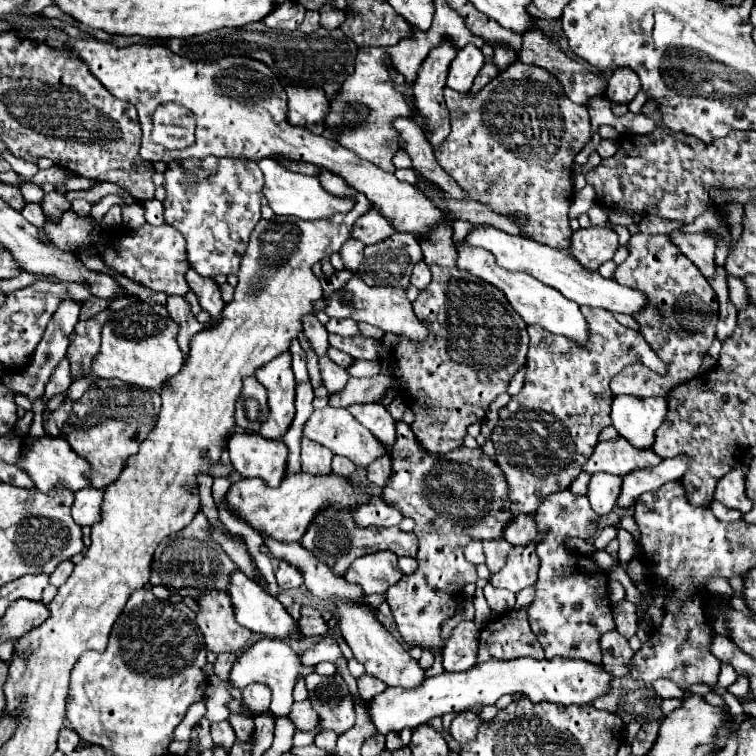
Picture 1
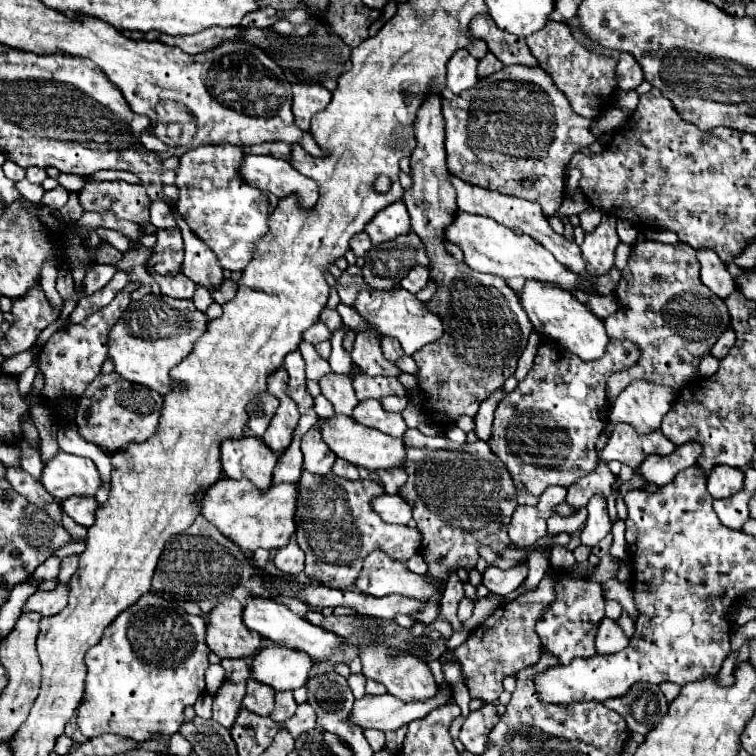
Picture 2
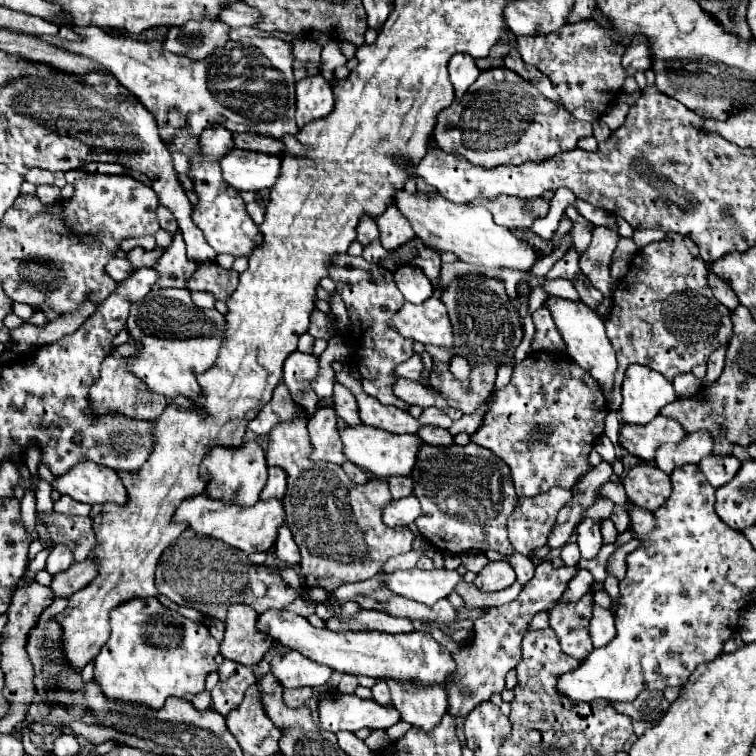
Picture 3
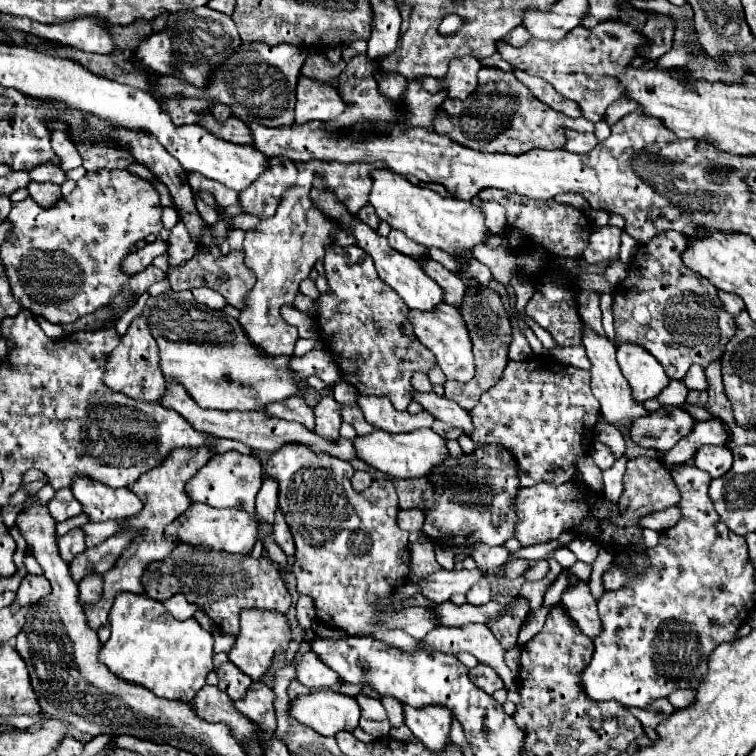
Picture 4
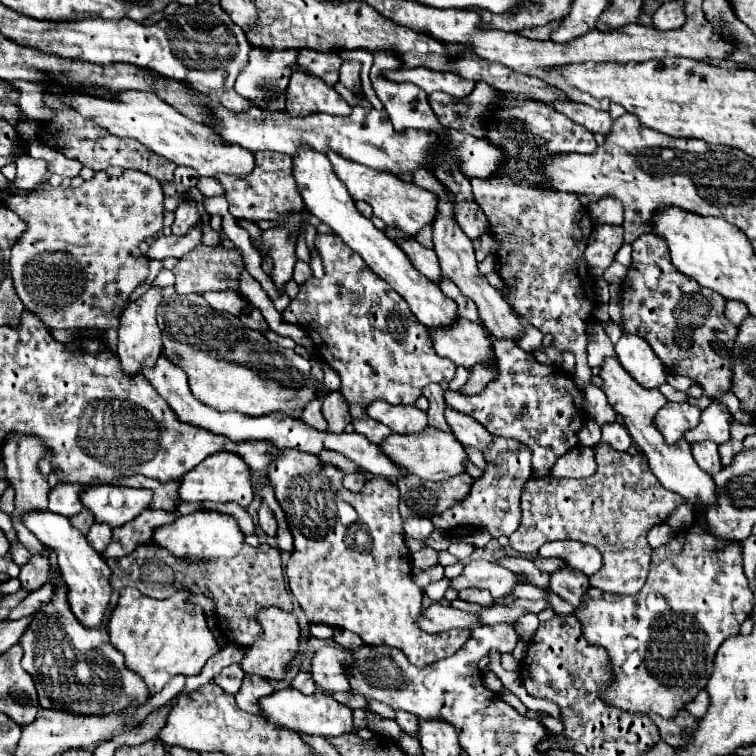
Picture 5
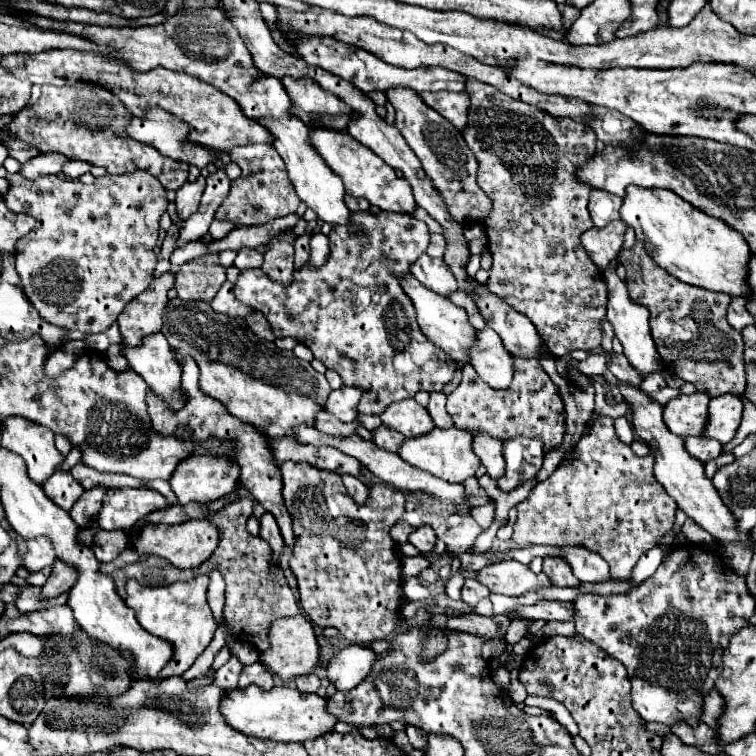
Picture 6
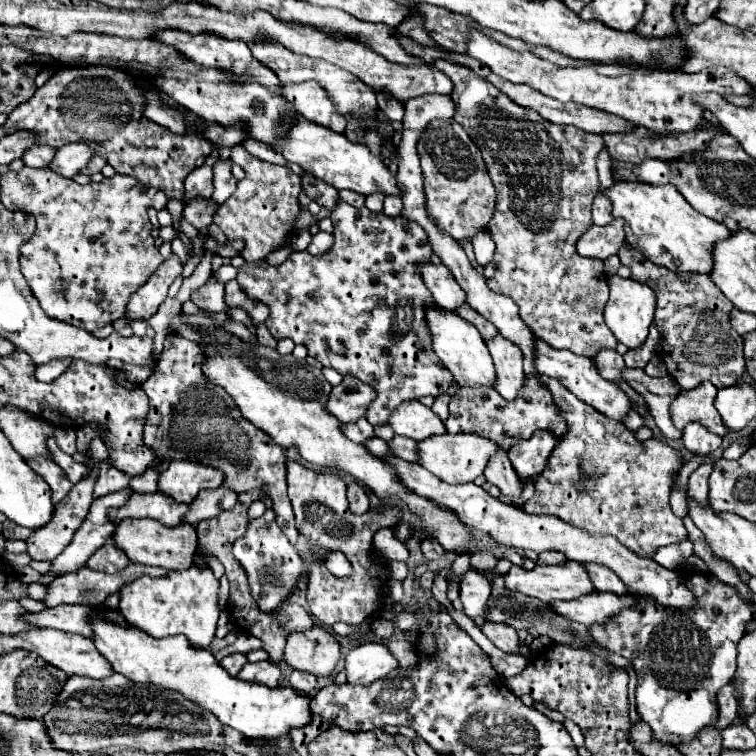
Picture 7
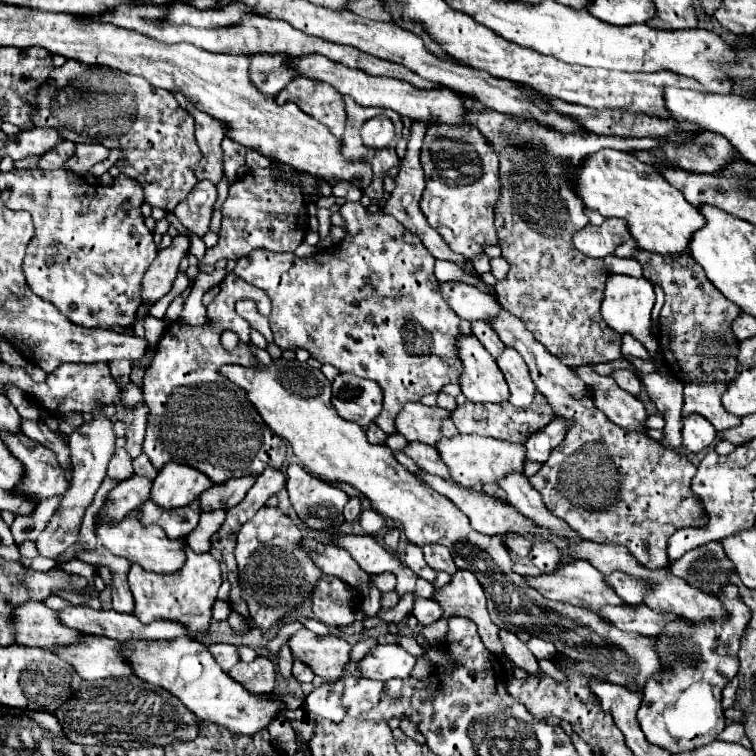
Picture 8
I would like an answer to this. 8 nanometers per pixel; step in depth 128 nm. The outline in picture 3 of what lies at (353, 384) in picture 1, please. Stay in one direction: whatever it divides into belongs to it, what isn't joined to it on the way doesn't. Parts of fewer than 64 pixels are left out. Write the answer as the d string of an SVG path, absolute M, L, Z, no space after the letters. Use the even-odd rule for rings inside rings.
M398 378L392 386L392 392L402 398L404 402L408 404L416 404L420 408L428 408L428 406L440 406L444 408L444 412L452 418L452 420L460 420L462 418L462 412L460 410L454 410L446 404L444 396L434 390L434 388L428 388L424 386L422 382L414 382L414 380L406 380L406 378Z

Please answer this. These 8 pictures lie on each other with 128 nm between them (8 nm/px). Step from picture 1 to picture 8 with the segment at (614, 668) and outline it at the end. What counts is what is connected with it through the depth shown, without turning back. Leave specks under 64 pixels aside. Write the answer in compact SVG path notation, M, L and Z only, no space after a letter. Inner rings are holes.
M534 542L530 558L540 568L540 572L552 572L556 566L560 566L560 550L550 542Z

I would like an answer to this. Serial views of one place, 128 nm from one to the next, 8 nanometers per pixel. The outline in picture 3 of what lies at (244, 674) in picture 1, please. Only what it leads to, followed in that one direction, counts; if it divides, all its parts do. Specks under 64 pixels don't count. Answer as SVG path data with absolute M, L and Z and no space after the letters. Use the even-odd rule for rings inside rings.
M292 650L286 652L284 656L282 654L272 656L270 674L274 674L284 688L302 688L302 686L312 688L326 684L332 676L332 668L316 664L314 660Z

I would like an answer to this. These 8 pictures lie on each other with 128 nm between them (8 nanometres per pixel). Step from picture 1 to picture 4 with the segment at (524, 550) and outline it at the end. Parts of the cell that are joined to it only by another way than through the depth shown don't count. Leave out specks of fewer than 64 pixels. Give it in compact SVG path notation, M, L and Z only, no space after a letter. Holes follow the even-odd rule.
M510 560L507 562L503 573L507 573L507 577L510 580L514 580L514 578L522 576L526 572L526 568L528 568L526 560ZM486 576L486 580L478 580L478 584L474 584L474 588L470 588L470 592L466 594L470 604L486 604L490 602L490 578Z

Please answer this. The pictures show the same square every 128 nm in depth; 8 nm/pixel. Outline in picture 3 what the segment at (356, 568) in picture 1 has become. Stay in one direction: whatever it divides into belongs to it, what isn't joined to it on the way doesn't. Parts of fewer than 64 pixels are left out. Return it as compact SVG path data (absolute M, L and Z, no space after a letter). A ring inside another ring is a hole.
M398 570L398 572L380 572L384 588L390 592L422 602L426 606L436 604L440 598L446 598L456 584L462 580L456 570Z

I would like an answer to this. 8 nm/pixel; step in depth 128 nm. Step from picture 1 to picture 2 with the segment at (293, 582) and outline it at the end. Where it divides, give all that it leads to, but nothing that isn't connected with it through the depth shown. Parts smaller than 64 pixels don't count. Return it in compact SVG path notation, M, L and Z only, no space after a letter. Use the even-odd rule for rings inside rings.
M294 538L290 540L290 544L286 548L278 550L278 554L274 556L274 564L286 576L296 576L304 570L304 552L300 550L300 546L296 544Z

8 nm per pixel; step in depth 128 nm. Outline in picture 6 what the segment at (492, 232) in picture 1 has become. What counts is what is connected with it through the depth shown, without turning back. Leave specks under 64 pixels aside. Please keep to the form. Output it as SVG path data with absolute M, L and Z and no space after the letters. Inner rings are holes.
M310 130L310 142L316 148L316 152L326 160L326 164L332 168L334 174L338 174L346 186L346 192L350 196L366 198L372 206L378 206L384 212L402 212L402 214L414 214L416 200L412 196L412 186L406 178L396 178L394 168L390 168L386 162L382 162L370 148L364 148L358 140L354 140L346 132L336 130Z

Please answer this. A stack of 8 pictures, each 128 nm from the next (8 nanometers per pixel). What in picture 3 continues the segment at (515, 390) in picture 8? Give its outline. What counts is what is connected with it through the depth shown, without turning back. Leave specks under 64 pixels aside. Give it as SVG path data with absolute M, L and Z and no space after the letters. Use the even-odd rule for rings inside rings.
M436 296L422 304L404 302L404 306L390 318L390 328L420 344L434 344L448 350L454 344L450 318ZM452 358L452 362L450 362L450 372L452 372L460 382L468 384L470 366L468 366L468 362L466 362L466 360L462 360L462 358Z

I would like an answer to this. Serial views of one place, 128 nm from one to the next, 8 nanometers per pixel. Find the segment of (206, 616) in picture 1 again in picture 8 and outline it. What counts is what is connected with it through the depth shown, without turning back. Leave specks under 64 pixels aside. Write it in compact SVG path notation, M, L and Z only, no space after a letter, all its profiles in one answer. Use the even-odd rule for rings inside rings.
M304 628L290 636L288 646L294 658L308 664L326 682L338 680L350 658L350 644L344 638L332 634L318 636Z

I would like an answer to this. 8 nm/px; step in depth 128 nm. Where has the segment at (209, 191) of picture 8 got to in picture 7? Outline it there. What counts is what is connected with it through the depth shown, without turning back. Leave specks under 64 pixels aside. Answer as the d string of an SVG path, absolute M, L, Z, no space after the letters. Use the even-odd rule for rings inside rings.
M192 200L184 206L182 216L194 226L194 228L208 228L212 224L212 214L216 210L216 204L212 200Z

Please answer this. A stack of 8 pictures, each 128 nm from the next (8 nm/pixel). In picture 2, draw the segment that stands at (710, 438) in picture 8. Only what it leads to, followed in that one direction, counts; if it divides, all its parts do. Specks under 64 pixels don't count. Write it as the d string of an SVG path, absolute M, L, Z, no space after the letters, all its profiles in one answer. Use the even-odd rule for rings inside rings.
M732 466L712 468L708 476L708 492L712 494L712 498L734 496L734 492L742 490L742 484L744 484L744 472Z

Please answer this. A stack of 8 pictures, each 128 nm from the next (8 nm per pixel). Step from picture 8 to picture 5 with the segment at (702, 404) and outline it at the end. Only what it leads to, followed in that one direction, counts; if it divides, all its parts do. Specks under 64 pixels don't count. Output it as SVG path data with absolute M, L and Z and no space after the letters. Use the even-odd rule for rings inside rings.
M668 402L654 416L654 426L660 430L666 444L676 444L678 440L682 440L684 432L688 432L698 424L698 420L700 410L696 406Z

